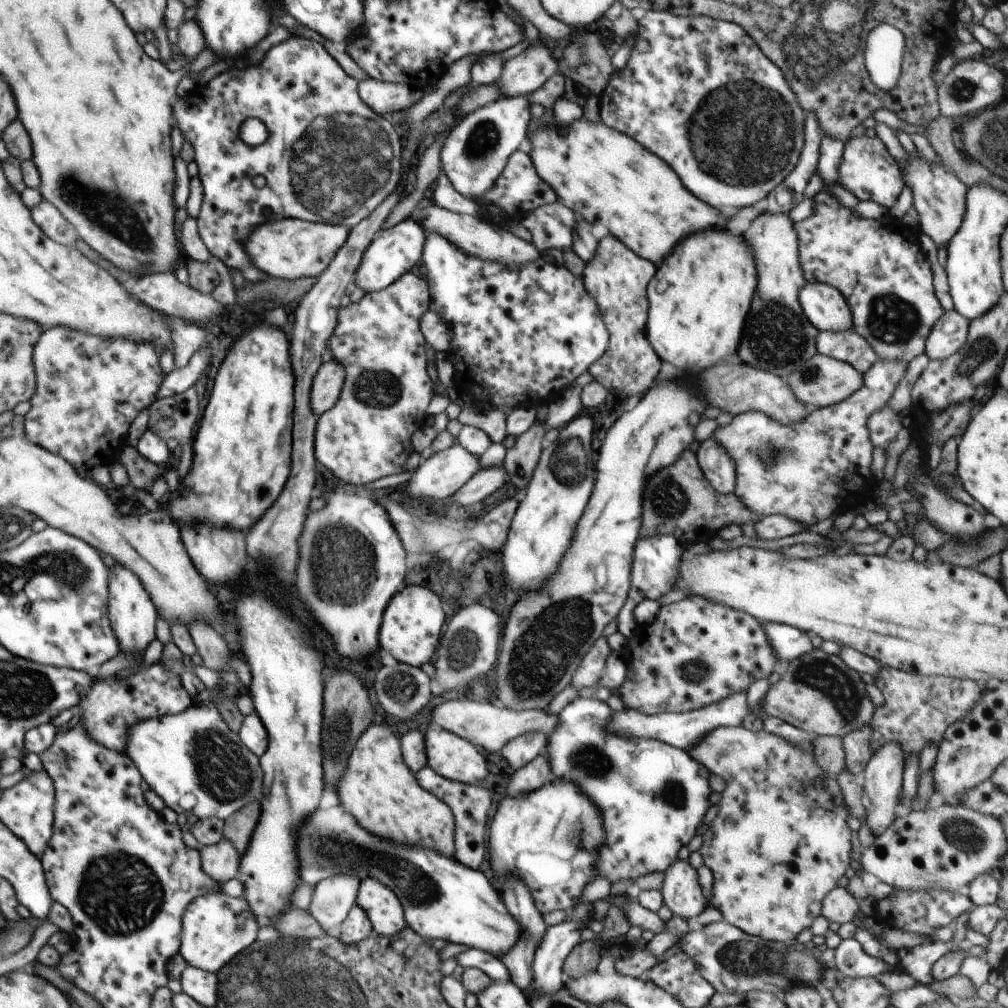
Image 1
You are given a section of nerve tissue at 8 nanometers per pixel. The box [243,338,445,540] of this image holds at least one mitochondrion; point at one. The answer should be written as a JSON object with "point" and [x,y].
{"point":[378,389]}

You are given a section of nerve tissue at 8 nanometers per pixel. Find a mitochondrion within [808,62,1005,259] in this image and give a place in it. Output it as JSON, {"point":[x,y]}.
{"point":[962,90]}

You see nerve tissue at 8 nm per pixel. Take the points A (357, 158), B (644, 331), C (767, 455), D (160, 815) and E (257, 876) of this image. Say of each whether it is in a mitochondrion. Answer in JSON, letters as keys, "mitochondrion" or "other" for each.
{"A":"mitochondrion","B":"other","C":"mitochondrion","D":"other","E":"other"}

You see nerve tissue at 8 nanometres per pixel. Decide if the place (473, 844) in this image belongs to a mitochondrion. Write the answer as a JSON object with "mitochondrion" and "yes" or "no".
{"mitochondrion":"no"}

